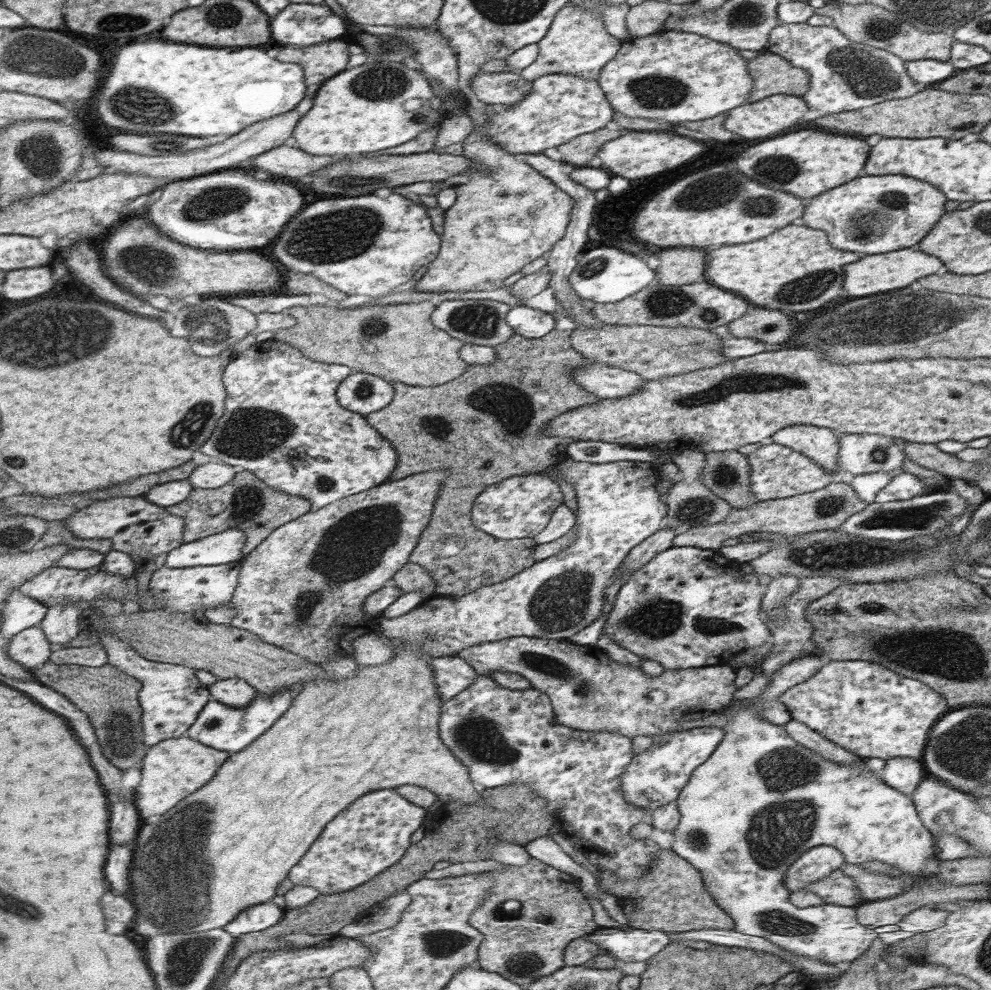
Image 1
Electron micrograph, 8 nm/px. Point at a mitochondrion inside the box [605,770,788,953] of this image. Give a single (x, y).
(696, 840)

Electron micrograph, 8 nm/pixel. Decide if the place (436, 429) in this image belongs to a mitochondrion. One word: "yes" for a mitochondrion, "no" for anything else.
yes

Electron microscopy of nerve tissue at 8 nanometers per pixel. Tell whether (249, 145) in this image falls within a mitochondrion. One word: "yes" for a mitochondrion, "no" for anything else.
no

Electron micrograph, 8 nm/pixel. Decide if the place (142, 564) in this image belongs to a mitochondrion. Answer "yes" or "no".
no

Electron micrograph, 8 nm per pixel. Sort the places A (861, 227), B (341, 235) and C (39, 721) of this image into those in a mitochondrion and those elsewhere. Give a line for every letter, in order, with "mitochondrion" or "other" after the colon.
A: mitochondrion
B: mitochondrion
C: other

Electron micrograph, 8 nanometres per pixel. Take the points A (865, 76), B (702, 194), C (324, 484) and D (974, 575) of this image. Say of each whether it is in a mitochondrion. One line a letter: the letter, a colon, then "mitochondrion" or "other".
A: mitochondrion
B: mitochondrion
C: mitochondrion
D: other

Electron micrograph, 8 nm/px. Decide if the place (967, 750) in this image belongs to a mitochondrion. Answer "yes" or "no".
yes

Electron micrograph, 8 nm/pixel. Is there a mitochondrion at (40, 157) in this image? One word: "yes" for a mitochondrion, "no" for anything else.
yes

